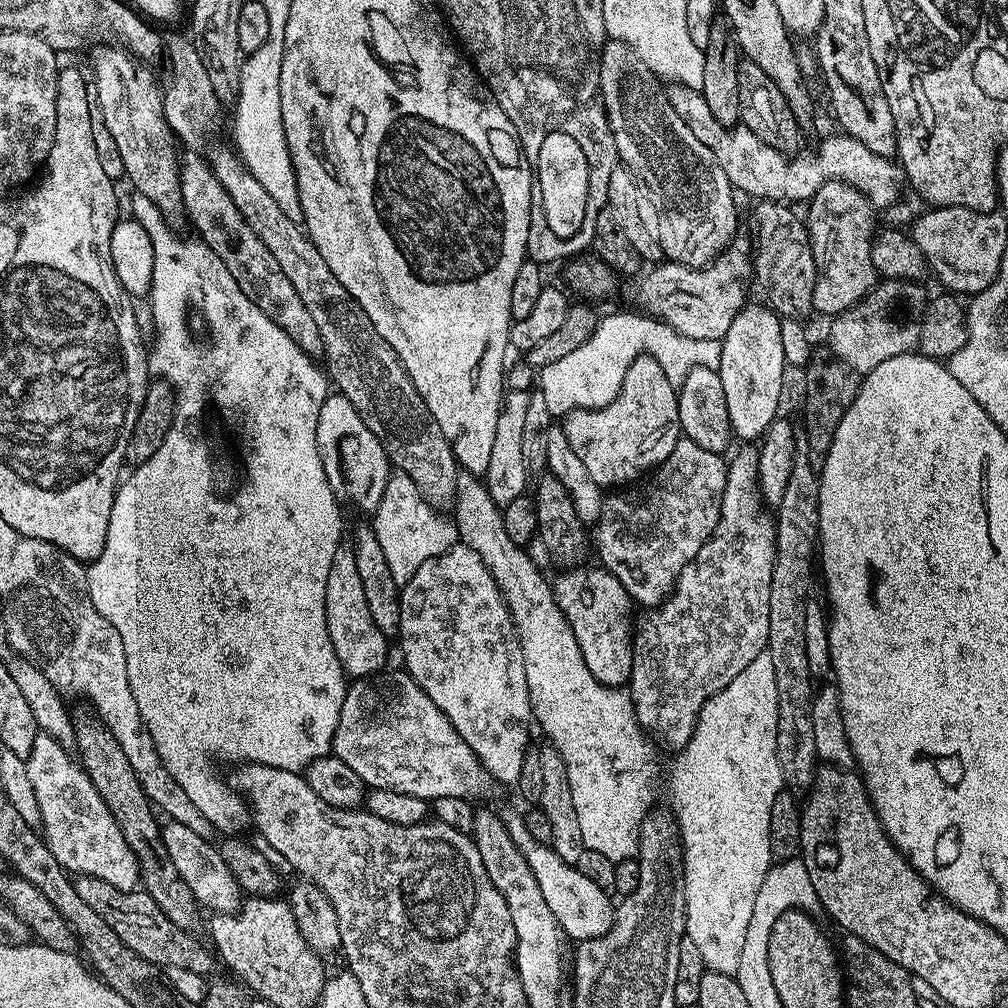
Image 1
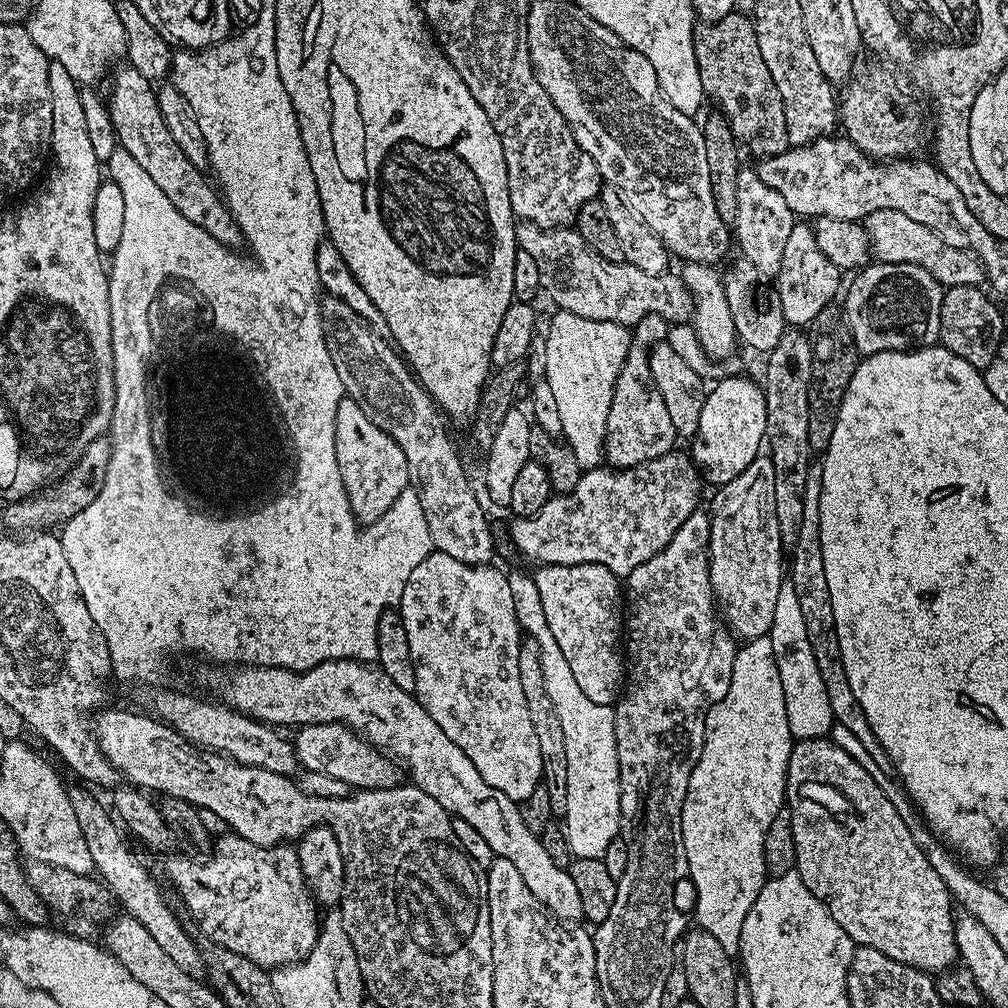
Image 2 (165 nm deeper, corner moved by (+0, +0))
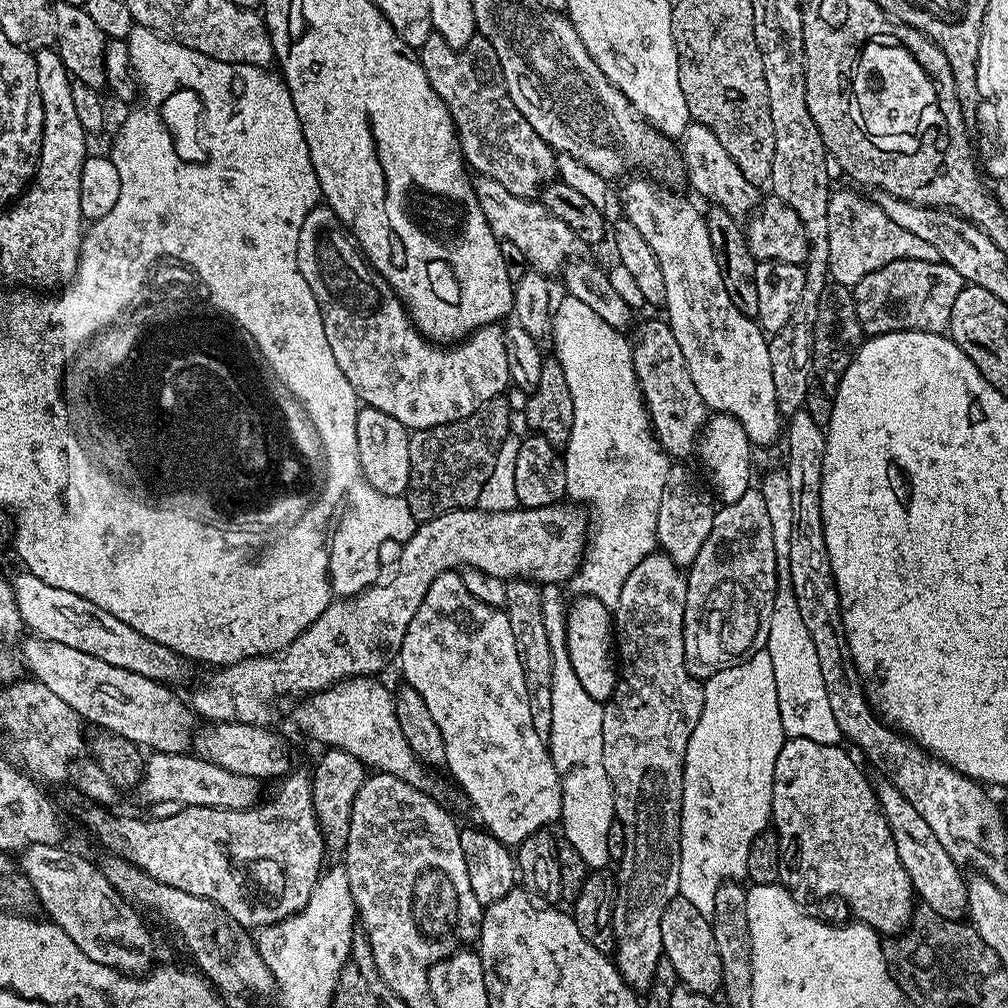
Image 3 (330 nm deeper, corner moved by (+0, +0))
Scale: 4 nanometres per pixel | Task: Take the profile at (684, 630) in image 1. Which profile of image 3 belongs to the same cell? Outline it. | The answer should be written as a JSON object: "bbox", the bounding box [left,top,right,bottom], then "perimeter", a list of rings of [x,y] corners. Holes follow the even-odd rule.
{"bbox":[602,550,704,994],"perimeter":[[[657,550],[651,556],[642,558],[638,566],[630,572],[630,578],[622,584],[622,595],[618,597],[614,609],[614,648],[618,653],[618,679],[616,689],[610,699],[604,704],[602,718],[602,762],[606,766],[606,774],[612,783],[612,793],[616,803],[616,820],[624,827],[624,857],[620,860],[620,868],[616,872],[616,905],[612,919],[612,938],[616,942],[614,959],[616,968],[622,978],[637,994],[647,993],[652,985],[654,970],[663,957],[662,946],[662,913],[675,896],[680,895],[680,817],[684,802],[684,759],[686,746],[690,742],[690,734],[694,734],[694,726],[698,726],[698,718],[704,705],[704,685],[686,670],[684,661],[684,615],[686,614],[686,586],[688,581],[681,565],[675,564],[669,556]]]}

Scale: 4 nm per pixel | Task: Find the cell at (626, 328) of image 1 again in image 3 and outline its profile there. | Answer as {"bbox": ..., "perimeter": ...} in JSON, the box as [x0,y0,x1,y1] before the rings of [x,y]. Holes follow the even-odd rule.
{"bbox":[551,298,670,610],"perimeter":[[[564,298],[560,305],[555,305],[551,313],[551,338],[556,347],[554,357],[566,374],[574,402],[574,426],[562,449],[566,470],[566,496],[577,505],[587,506],[590,512],[592,507],[591,515],[597,516],[586,540],[584,559],[580,561],[580,569],[572,576],[570,587],[576,596],[598,598],[598,602],[612,610],[615,609],[618,597],[622,595],[622,584],[626,582],[626,578],[630,578],[634,566],[638,566],[642,558],[657,551],[656,519],[670,460],[657,444],[651,427],[646,423],[643,403],[637,400],[636,371],[629,337],[627,340],[624,334],[602,322],[602,318],[598,318],[598,314],[590,310],[590,306],[582,306],[582,302]]]}

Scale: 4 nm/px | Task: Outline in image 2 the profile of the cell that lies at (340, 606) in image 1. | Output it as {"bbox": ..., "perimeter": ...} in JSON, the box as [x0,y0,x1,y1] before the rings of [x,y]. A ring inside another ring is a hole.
{"bbox":[334,398,410,526],"perimeter":[[[349,398],[338,402],[338,418],[334,418],[334,454],[338,458],[350,510],[361,526],[376,524],[378,518],[394,506],[394,498],[410,487],[406,454],[402,454],[398,442],[394,442],[386,430],[378,430],[358,403]]]}

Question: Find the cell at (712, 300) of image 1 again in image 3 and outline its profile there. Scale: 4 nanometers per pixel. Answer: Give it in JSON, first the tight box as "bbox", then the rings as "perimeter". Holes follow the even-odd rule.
{"bbox":[474,176,577,274],"perimeter":[[[480,176],[474,184],[478,206],[490,226],[490,230],[500,240],[514,242],[518,250],[528,259],[529,265],[543,274],[559,273],[569,259],[568,251],[577,243],[576,235],[558,218],[544,208],[543,203],[532,198],[515,196],[488,176]],[[536,203],[536,204],[535,204]],[[568,256],[568,257],[567,257]]]}

